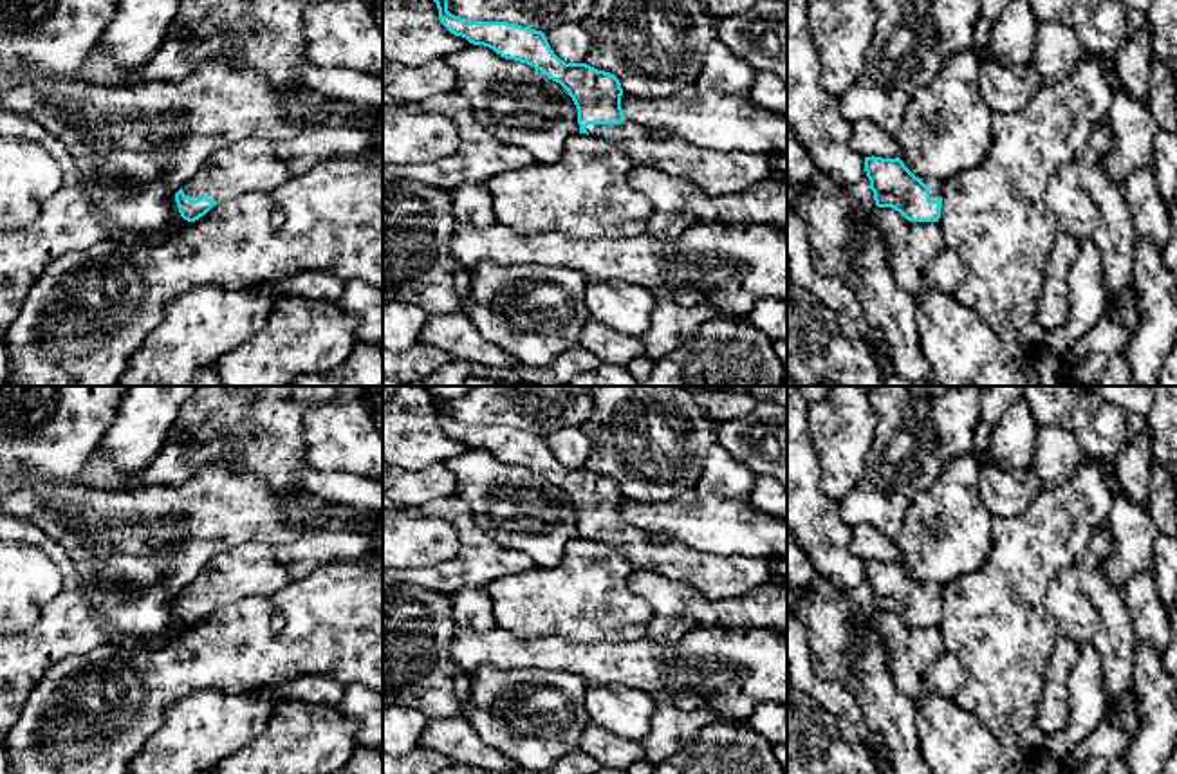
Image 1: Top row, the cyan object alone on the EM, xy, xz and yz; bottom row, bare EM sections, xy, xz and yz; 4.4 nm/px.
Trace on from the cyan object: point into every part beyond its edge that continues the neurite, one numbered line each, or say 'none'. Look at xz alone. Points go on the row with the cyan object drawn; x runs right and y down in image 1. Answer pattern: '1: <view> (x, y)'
1: xz (717, 174)

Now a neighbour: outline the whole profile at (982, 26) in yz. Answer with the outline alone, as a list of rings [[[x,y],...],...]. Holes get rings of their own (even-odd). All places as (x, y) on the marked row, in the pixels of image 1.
[[[978,16],[975,25],[973,25],[973,43],[971,47],[982,54],[986,45],[989,43],[989,38],[991,38],[991,25],[993,22],[989,22],[987,18],[984,16]]]

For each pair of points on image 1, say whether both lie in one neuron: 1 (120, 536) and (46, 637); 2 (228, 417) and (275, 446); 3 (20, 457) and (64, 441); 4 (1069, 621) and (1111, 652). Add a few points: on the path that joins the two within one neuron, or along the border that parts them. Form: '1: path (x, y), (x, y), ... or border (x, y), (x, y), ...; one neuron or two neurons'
1: border (69, 560), (87, 603), (105, 625); two neurons
2: path (239, 417), (246, 417), (264, 435); one neuron
3: path (31, 446), (37, 441), (53, 441); one neuron
4: border (1096, 634), (1091, 643); two neurons

